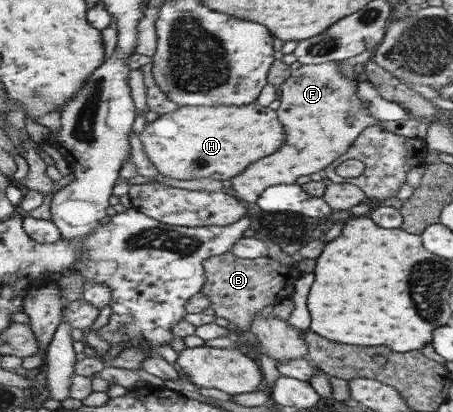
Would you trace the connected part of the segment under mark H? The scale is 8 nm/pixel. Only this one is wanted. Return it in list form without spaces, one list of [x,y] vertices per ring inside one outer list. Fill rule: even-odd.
[[[257,102],[242,106],[184,106],[176,112],[159,115],[154,121],[145,123],[144,130],[138,137],[146,157],[150,159],[159,174],[178,180],[224,181],[240,175],[248,165],[276,153],[286,143],[286,128],[282,125],[278,109],[270,109]]]

